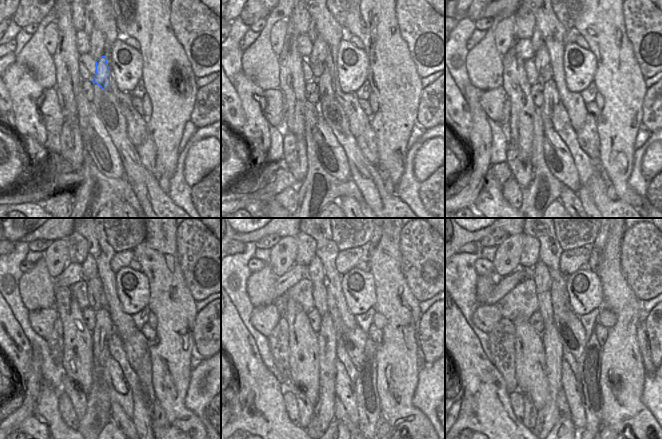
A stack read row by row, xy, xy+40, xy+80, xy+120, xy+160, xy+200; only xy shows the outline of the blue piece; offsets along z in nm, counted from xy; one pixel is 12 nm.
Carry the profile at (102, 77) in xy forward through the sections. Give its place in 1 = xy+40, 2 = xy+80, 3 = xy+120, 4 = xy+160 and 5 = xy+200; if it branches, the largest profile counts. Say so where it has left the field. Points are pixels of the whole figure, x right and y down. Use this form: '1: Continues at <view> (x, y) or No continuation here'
1: Continues at xy+40 (324, 82)
2: Continues at xy+80 (551, 98)
3: Continues at xy+120 (104, 328)
4: Continues at xy+160 (327, 345)
5: Continues at xy+200 (553, 350)

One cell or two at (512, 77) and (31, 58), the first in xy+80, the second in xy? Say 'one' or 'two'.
two

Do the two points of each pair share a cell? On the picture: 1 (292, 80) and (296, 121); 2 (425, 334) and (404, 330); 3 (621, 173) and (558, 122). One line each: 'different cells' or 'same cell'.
1: same cell
2: different cells
3: different cells

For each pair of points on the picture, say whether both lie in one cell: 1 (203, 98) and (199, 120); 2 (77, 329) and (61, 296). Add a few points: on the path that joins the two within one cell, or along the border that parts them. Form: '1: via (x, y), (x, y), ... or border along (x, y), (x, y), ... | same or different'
1: via (203, 103), (202, 115) | same
2: via (72, 321), (65, 304) | same

